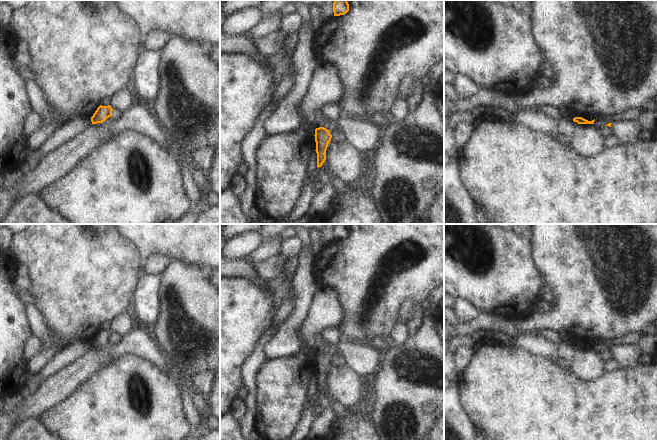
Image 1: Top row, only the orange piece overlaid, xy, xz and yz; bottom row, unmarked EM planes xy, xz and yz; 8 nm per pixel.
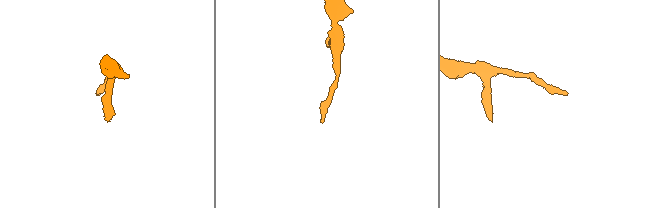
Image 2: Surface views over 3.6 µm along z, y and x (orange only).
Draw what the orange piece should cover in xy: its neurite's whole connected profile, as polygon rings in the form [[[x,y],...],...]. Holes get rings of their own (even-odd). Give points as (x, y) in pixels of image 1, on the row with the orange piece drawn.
[[[100,105],[93,114],[93,116],[91,117],[92,124],[104,122],[107,118],[112,116],[112,111],[113,109],[111,108],[110,105],[108,106]]]

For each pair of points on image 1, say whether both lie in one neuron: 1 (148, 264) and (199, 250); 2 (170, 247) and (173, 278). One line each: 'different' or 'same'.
1: different
2: different

